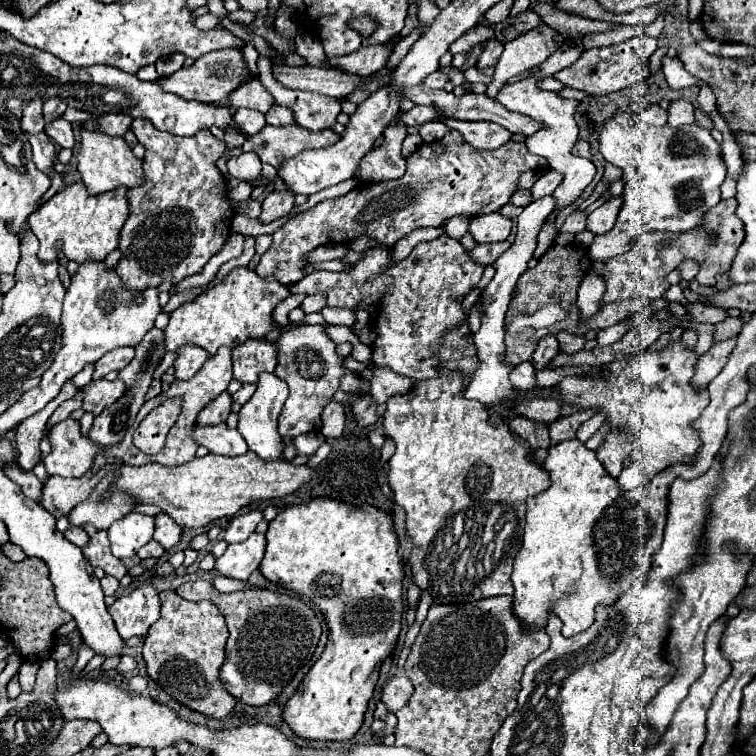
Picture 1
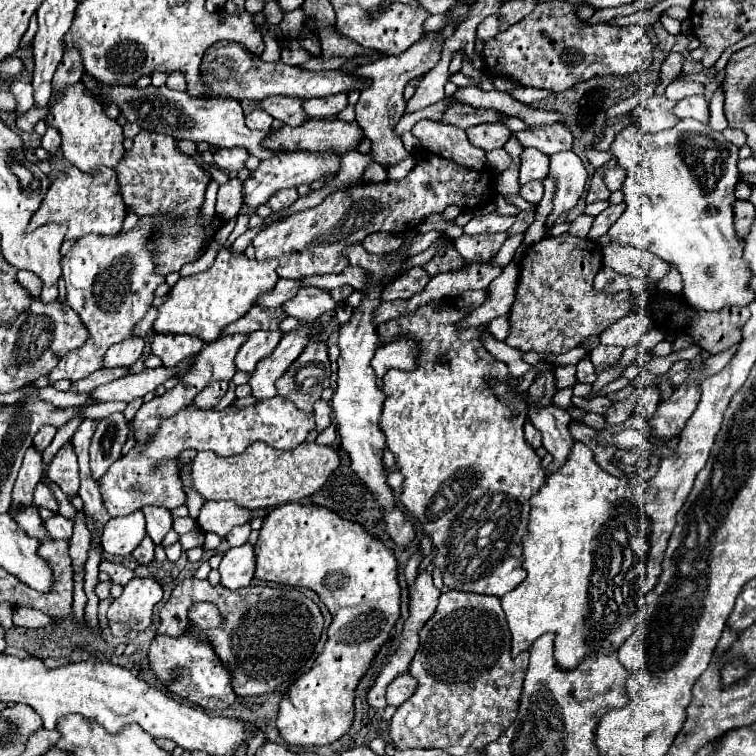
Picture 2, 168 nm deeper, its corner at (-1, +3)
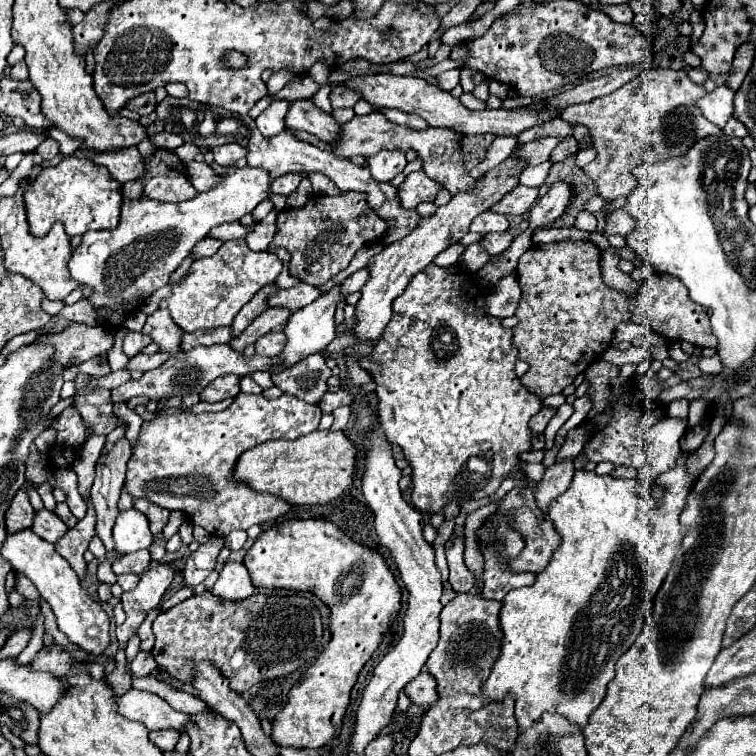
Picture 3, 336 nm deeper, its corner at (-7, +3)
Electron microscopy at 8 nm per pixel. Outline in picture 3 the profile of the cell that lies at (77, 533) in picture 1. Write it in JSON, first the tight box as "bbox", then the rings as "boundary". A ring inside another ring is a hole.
{"bbox":[31,509,67,543],"boundary":[[[41,509],[41,511],[35,511],[35,521],[31,525],[31,531],[49,543],[55,543],[67,533],[67,527],[55,513]]]}

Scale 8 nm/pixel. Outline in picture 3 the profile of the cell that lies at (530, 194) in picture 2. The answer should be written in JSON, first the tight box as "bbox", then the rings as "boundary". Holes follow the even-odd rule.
{"bbox":[493,185,539,215],"boundary":[[[519,185],[515,191],[507,193],[499,203],[495,203],[493,211],[501,215],[525,215],[533,207],[537,195],[539,195],[537,187]]]}

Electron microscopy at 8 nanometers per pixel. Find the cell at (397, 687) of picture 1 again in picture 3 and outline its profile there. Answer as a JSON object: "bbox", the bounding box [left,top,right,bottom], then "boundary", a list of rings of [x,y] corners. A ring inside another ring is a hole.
{"bbox":[405,673,439,705],"boundary":[[[419,673],[405,687],[405,691],[407,691],[407,695],[411,697],[411,701],[415,705],[433,705],[439,699],[437,685],[435,685],[435,679],[431,677],[431,673]]]}

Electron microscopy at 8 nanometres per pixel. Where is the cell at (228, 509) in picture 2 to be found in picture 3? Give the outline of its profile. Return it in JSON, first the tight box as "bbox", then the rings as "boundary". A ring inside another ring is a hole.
{"bbox":[127,393,321,537],"boundary":[[[239,393],[231,407],[227,407],[221,413],[201,413],[195,415],[191,411],[185,411],[181,415],[161,415],[153,421],[145,421],[141,427],[139,443],[133,449],[133,455],[127,463],[127,489],[129,493],[137,497],[147,497],[149,501],[157,503],[159,507],[165,507],[169,511],[177,509],[183,511],[193,525],[203,527],[211,535],[227,537],[227,533],[235,529],[247,531],[251,525],[261,525],[267,521],[273,521],[277,517],[283,517],[287,513],[295,513],[299,507],[285,503],[283,499],[275,495],[255,493],[247,483],[233,481],[233,467],[243,451],[249,447],[255,447],[259,443],[265,443],[269,439],[297,439],[317,429],[321,419],[319,405],[311,405],[307,401],[299,401],[291,395],[281,395],[279,399],[265,399],[263,395],[247,395]]]}

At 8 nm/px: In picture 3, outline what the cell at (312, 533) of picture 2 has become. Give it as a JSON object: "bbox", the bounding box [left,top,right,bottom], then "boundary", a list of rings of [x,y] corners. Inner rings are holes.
{"bbox":[243,519,401,747],"boundary":[[[289,519],[273,525],[255,539],[243,563],[255,587],[309,591],[331,609],[331,641],[305,671],[303,681],[293,685],[287,705],[271,721],[275,745],[323,747],[339,733],[359,671],[375,653],[401,609],[401,589],[377,551],[355,543],[325,519]]]}

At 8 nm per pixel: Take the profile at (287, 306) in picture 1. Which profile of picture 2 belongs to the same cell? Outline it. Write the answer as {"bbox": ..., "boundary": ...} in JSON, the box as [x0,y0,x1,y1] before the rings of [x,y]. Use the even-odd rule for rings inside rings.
{"bbox":[223,305,285,335],"boundary":[[[259,305],[253,307],[245,317],[241,317],[241,321],[235,321],[233,325],[225,327],[223,335],[231,335],[231,333],[253,333],[257,329],[263,331],[279,331],[279,323],[285,319],[285,311],[281,307],[277,309],[261,309]]]}

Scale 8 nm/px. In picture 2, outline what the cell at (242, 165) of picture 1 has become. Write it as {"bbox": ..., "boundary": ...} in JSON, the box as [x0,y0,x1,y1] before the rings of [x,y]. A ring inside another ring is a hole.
{"bbox":[213,149,249,171],"boundary":[[[219,149],[213,155],[215,165],[219,169],[225,169],[225,171],[241,171],[241,169],[245,169],[247,157],[249,157],[247,149]]]}

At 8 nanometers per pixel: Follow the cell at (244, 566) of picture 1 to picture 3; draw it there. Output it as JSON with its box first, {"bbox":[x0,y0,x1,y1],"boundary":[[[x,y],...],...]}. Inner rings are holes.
{"bbox":[209,561,255,603],"boundary":[[[227,561],[225,567],[219,571],[217,583],[209,591],[215,597],[219,597],[221,601],[231,601],[233,603],[233,601],[243,601],[243,599],[251,597],[255,587],[253,587],[251,577],[249,577],[243,563]]]}

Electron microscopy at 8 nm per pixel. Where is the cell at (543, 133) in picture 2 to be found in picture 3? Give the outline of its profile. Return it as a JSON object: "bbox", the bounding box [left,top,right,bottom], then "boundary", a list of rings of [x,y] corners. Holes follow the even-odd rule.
{"bbox":[551,137,579,163],"boundary":[[[565,137],[563,143],[559,143],[551,153],[551,163],[559,163],[571,155],[577,155],[577,151],[579,151],[579,143],[575,141],[575,137]]]}

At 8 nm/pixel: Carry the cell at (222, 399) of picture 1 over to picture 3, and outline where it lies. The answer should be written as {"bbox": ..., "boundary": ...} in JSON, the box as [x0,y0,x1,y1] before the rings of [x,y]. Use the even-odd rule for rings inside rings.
{"bbox":[201,375,239,403],"boundary":[[[223,375],[219,379],[215,379],[213,383],[209,383],[203,393],[201,399],[207,403],[217,403],[229,397],[235,397],[239,393],[239,375]]]}

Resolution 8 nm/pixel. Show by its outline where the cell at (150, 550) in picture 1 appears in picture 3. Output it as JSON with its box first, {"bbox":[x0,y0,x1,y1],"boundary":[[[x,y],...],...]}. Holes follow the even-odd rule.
{"bbox":[113,549,151,575],"boundary":[[[143,549],[143,551],[135,551],[135,553],[129,553],[121,559],[117,559],[113,563],[113,573],[115,575],[123,575],[123,573],[145,573],[147,567],[149,567],[151,559],[149,559],[149,551]]]}

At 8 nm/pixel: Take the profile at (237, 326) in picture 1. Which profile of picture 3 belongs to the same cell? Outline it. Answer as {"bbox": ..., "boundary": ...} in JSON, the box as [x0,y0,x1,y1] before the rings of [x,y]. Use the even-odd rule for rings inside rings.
{"bbox":[161,239,283,333],"boundary":[[[243,239],[229,241],[227,245],[223,243],[215,255],[197,259],[189,273],[173,287],[171,297],[167,297],[161,307],[171,311],[173,321],[185,333],[193,333],[197,329],[229,327],[233,317],[261,287],[275,283],[281,267],[283,263],[277,259],[277,255],[269,251],[255,253],[245,245]]]}

